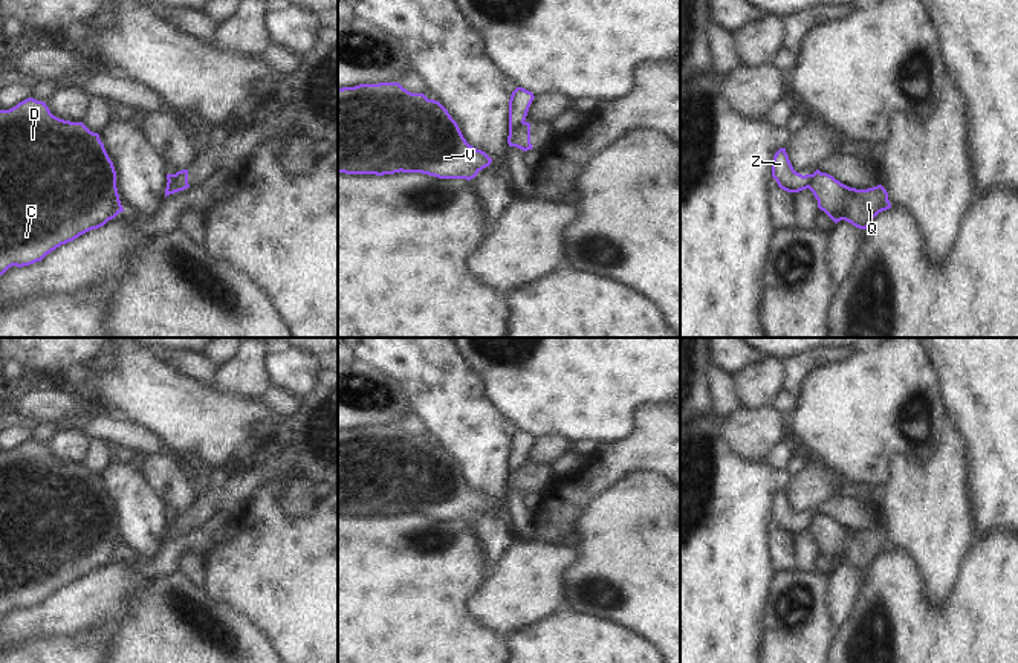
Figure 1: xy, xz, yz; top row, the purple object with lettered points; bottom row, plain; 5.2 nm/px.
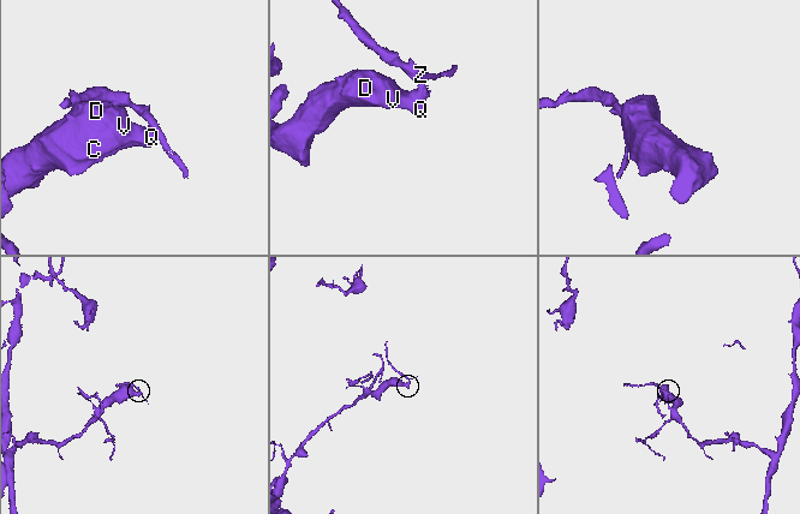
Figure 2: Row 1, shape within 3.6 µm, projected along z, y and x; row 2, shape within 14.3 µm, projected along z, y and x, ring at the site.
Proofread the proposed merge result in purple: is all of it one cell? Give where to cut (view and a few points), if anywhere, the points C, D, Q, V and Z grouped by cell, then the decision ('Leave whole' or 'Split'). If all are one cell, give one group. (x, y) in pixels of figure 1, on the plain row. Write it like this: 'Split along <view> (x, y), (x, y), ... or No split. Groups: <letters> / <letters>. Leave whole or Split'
Split along xz (525, 465), (509, 474). Groups: C D Q V / Z. Split.

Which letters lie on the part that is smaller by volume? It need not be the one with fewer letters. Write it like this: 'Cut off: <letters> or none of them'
Cut off: Z

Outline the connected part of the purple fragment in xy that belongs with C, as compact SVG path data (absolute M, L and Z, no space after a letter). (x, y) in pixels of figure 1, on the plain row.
M34 440L0 452L0 617L12 608L41 603L61 587L104 568L122 553L116 513L98 475L83 464L53 458L46 445Z

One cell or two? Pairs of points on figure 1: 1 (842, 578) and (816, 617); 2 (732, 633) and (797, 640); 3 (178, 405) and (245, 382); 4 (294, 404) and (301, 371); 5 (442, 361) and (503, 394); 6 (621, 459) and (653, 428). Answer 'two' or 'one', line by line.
1: two
2: two
3: two
4: two
5: two
6: one

